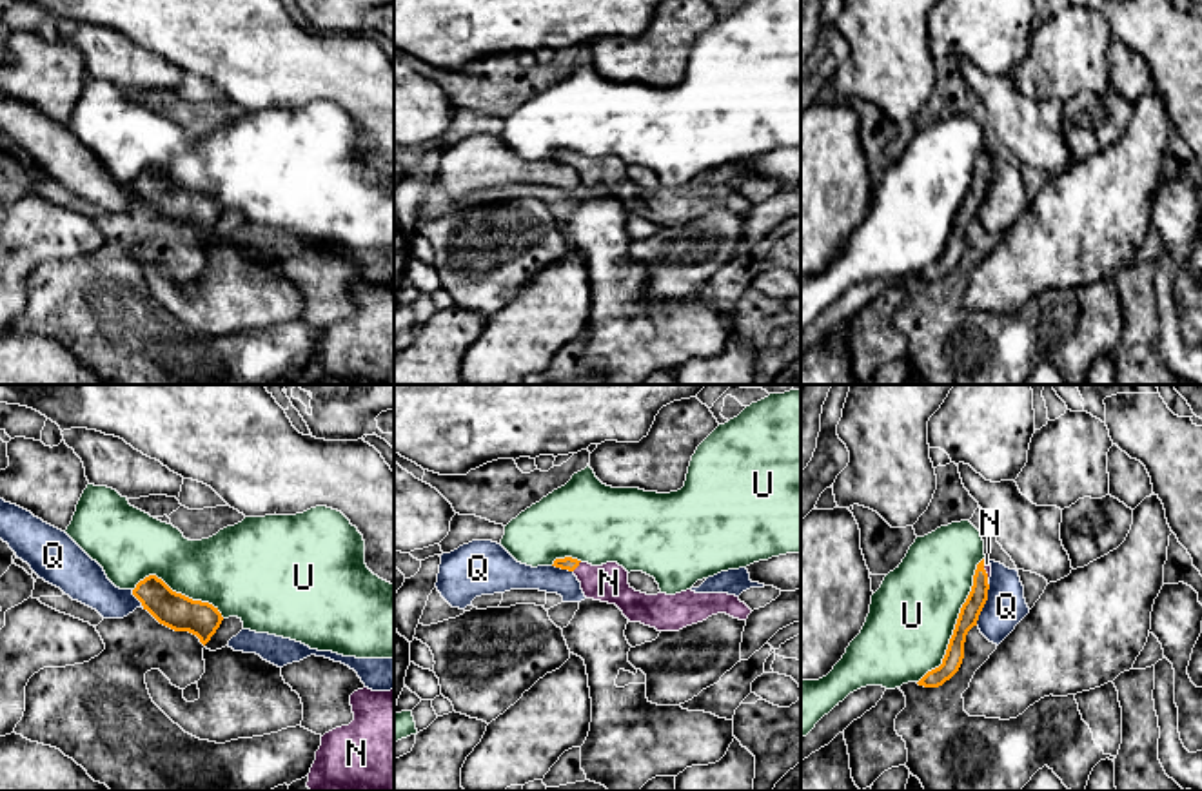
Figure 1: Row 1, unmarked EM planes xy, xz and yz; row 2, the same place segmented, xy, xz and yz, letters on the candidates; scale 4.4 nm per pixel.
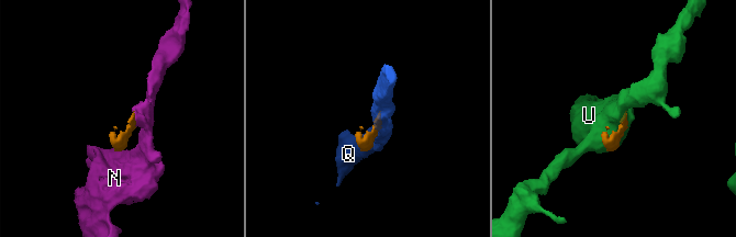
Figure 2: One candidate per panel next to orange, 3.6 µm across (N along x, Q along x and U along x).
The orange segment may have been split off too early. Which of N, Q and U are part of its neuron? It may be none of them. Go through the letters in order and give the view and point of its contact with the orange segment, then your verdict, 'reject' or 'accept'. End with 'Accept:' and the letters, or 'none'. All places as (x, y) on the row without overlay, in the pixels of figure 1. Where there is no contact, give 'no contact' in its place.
N: xz (576, 160) | accept
Q: yz (985, 196) | reject
U: yz (957, 216) | reject
Accept: N

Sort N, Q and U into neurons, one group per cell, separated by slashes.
N / Q / U

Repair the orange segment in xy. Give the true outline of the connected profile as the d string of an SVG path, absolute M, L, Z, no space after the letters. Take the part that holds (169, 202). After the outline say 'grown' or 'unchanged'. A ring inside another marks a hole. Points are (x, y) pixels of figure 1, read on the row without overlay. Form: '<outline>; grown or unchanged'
M149 169L136 178L133 189L160 218L174 225L189 225L205 239L223 210L209 196L192 194L172 185L162 172Z; unchanged

